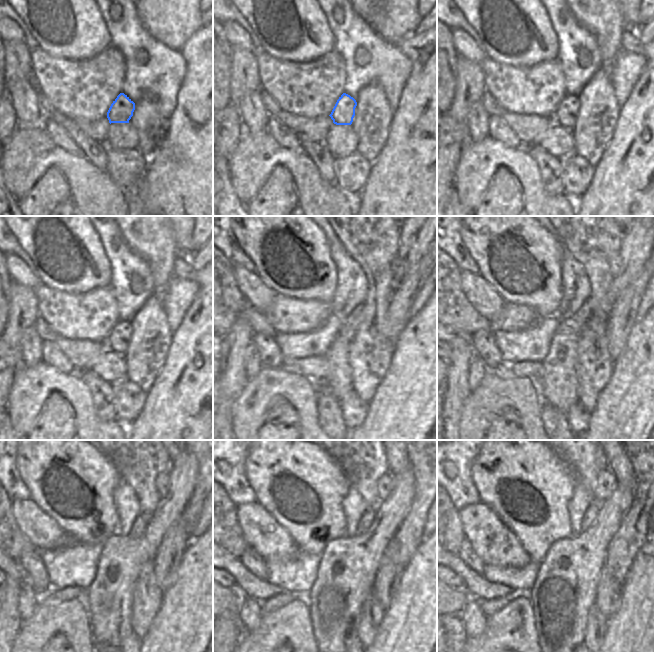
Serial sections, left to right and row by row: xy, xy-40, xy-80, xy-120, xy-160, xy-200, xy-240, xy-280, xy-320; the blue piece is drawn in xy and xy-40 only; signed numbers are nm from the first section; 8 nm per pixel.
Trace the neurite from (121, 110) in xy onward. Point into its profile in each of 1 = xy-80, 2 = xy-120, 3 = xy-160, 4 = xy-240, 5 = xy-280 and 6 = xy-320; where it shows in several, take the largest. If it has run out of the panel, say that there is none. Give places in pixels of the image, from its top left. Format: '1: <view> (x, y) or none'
1: xy-80 (567, 111)
2: xy-120 (118, 338)
3: xy-160 (349, 325)
4: xy-240 (138, 528)
5: xy-280 (368, 516)
6: xy-320 (590, 516)

